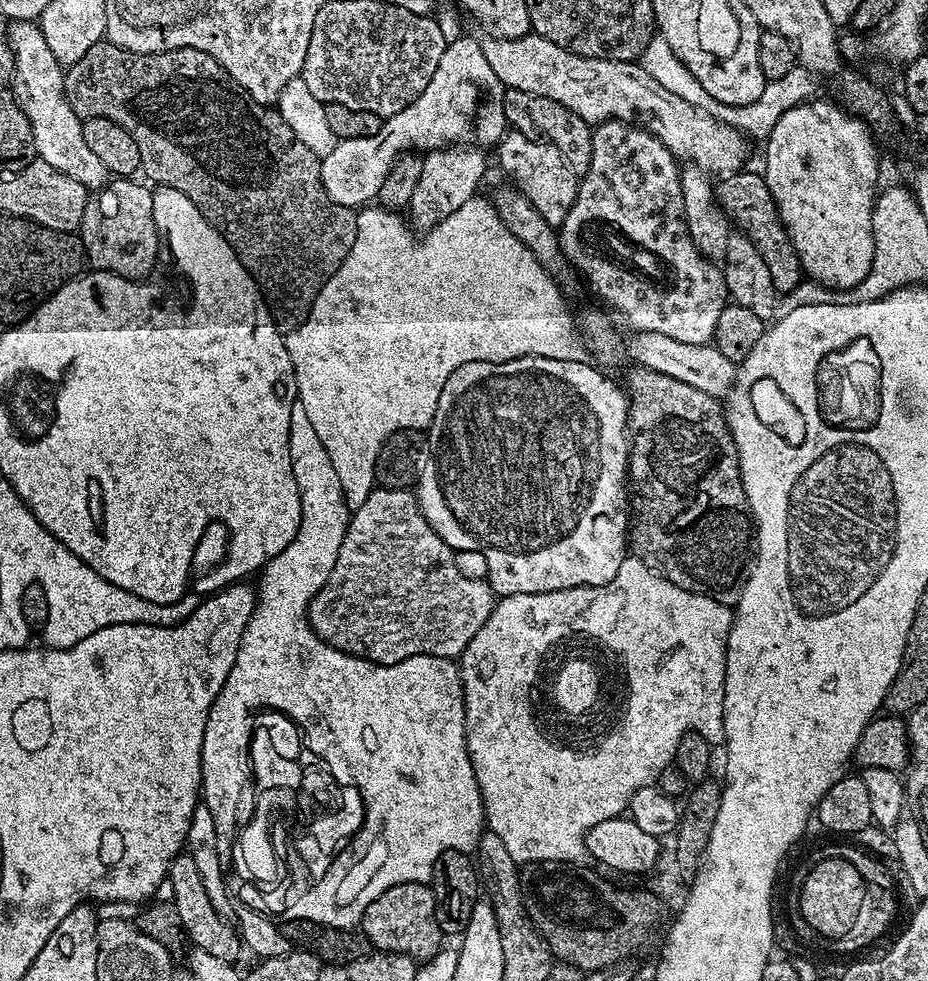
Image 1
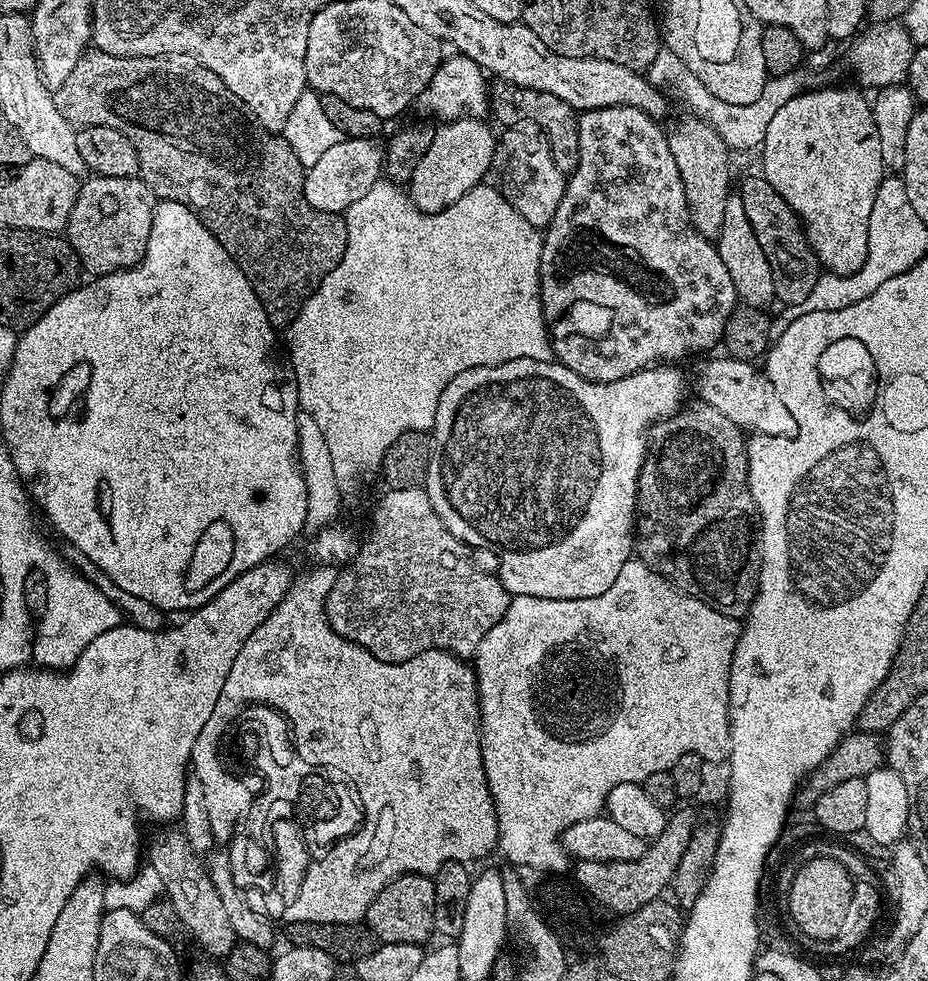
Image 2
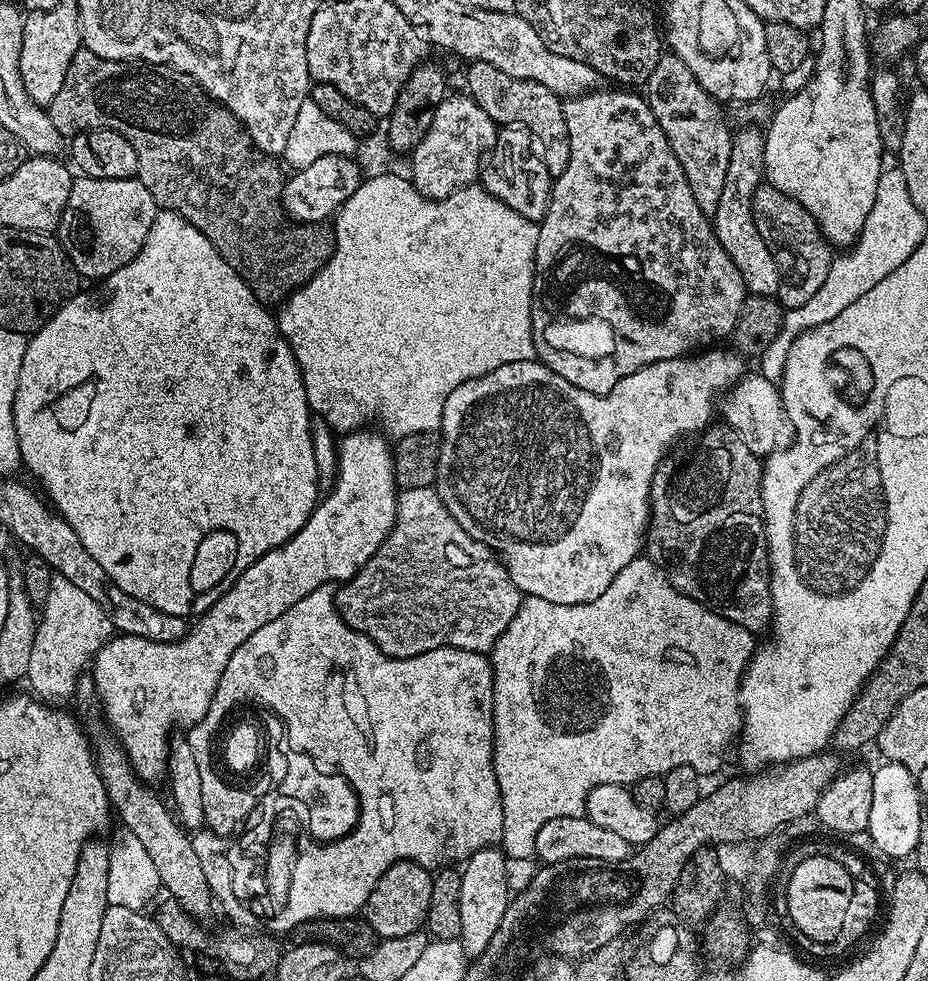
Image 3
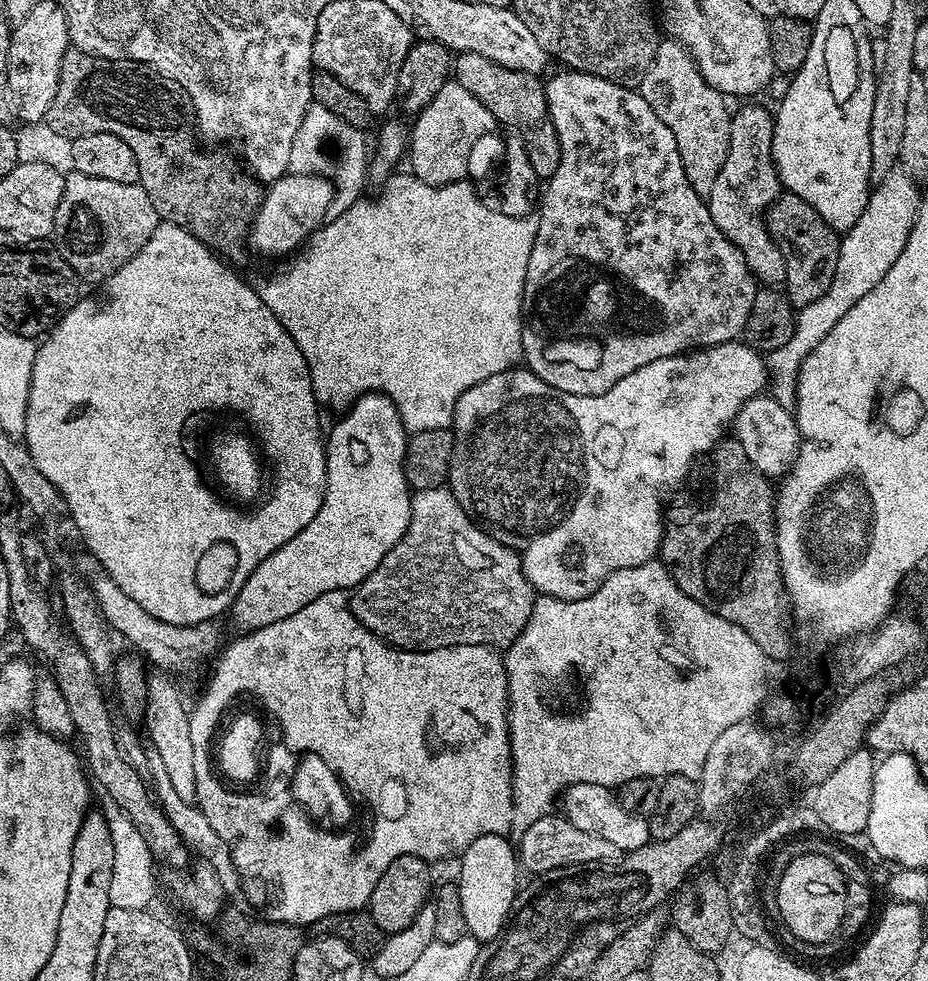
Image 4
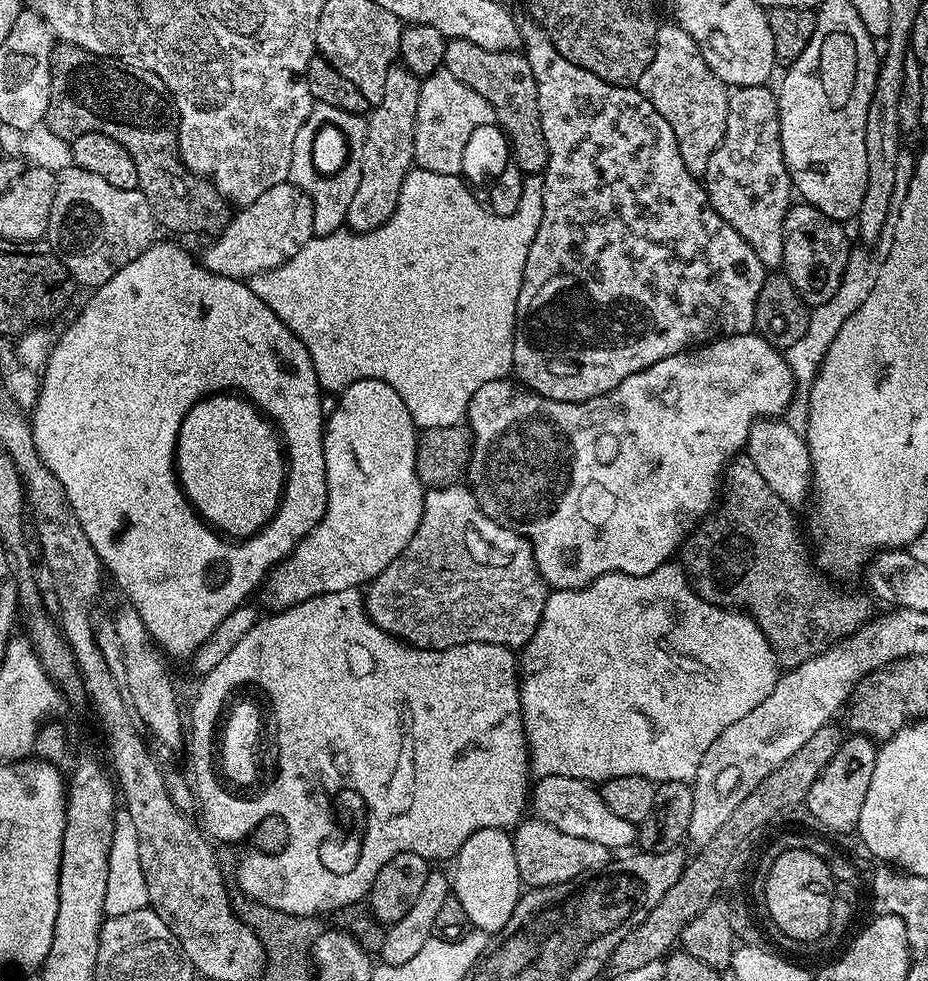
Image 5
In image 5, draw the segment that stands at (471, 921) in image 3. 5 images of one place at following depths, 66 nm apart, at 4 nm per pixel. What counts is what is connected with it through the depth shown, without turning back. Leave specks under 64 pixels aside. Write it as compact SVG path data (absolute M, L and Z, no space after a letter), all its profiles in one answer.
M496 827L475 831L459 848L455 864L452 894L465 907L472 928L489 936L500 932L514 912L522 891L511 833Z

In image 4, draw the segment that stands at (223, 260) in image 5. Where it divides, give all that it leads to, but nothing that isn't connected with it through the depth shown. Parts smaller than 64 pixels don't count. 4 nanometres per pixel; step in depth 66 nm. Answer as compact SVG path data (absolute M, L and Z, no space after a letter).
M294 172L271 181L246 232L251 251L253 248L264 256L280 256L283 252L294 251L296 247L299 249L308 237L325 223L333 191L331 179L324 174L307 176Z

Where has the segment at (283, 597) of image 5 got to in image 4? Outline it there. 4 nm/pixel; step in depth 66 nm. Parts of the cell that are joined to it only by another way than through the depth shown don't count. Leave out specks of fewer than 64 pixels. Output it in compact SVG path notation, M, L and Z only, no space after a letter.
M368 392L341 416L326 436L328 461L322 506L302 534L294 534L286 546L274 550L270 558L262 558L246 578L230 609L237 633L282 622L330 590L354 590L378 570L382 558L408 532L414 495L404 473L409 433L394 402L380 392Z

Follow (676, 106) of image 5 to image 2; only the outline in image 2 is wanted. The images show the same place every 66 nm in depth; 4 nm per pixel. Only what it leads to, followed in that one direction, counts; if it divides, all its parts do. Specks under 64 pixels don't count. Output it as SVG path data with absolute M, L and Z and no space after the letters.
M687 118L673 132L667 133L670 154L674 154L674 162L678 162L678 170L682 174L682 186L686 190L686 202L690 210L690 222L694 222L696 229L704 237L715 242L720 234L722 218L726 218L726 202L730 195L728 187L732 184L732 172L728 169L728 155L730 149L722 142L722 138L704 120Z

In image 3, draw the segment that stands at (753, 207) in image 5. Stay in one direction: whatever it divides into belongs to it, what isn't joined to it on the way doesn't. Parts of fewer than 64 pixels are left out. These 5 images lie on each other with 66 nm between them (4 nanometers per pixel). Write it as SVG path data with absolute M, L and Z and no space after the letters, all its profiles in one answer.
M756 128L737 131L732 138L730 167L726 170L722 198L718 200L718 210L711 222L718 242L722 242L722 250L730 254L730 260L738 266L738 274L742 274L742 282L753 296L775 296L780 281L778 262L774 262L770 246L762 242L762 234L758 234L758 226L754 226L754 190L764 179L764 132Z

